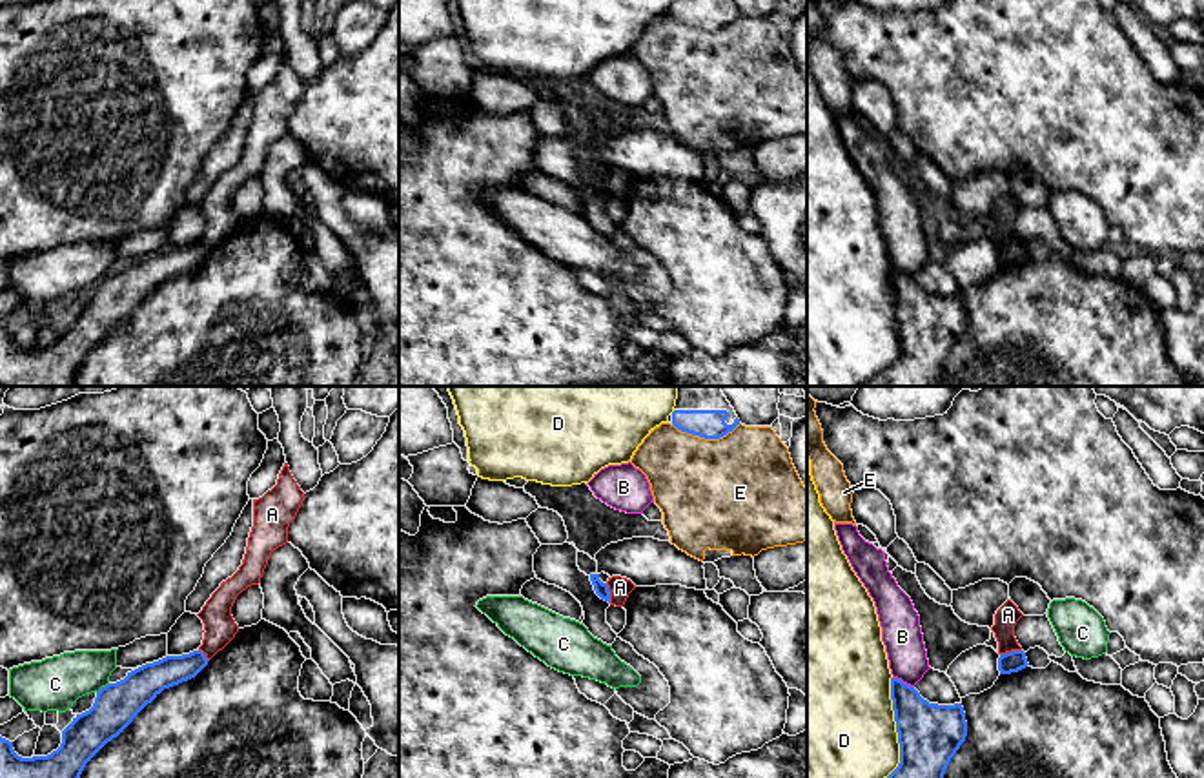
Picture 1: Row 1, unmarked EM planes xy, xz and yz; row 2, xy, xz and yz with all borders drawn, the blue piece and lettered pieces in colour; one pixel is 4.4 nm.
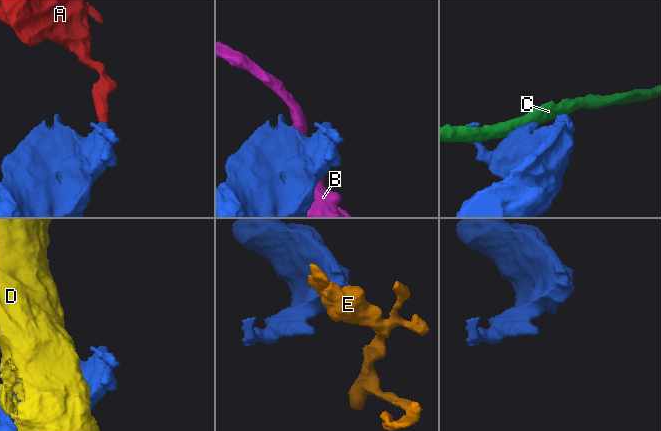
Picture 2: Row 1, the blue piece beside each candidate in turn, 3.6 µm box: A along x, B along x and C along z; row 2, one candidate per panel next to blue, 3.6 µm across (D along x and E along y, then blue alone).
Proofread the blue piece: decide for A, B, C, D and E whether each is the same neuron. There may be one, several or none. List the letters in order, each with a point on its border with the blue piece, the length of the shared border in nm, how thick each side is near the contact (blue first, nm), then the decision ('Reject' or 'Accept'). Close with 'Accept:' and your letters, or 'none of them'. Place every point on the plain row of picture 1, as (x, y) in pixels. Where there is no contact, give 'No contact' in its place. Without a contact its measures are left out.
A: Touches blue at yz (1011, 243). Shared border 100 nm. Thickness 100 nm (blue) against 100 nm. Accept
B: Touches blue at yz (902, 274). Shared border 110 nm. Thickness 260 nm (blue) against 180 nm. Reject
C: Touches blue at xy (102, 279). Shared border 80 nm. Thickness 190 nm (blue) against 240 nm. Reject
D: Touches blue at yz (898, 332). Shared border 550 nm. Thickness 280 nm (blue) against 480 nm. Reject
E: Touches blue at xz (705, 30). Shared border 300 nm. Thickness 130 nm (blue) against 480 nm. Reject
Accept: A

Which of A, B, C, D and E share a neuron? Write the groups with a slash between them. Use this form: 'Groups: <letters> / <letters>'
Groups: A / B / C / D / E

